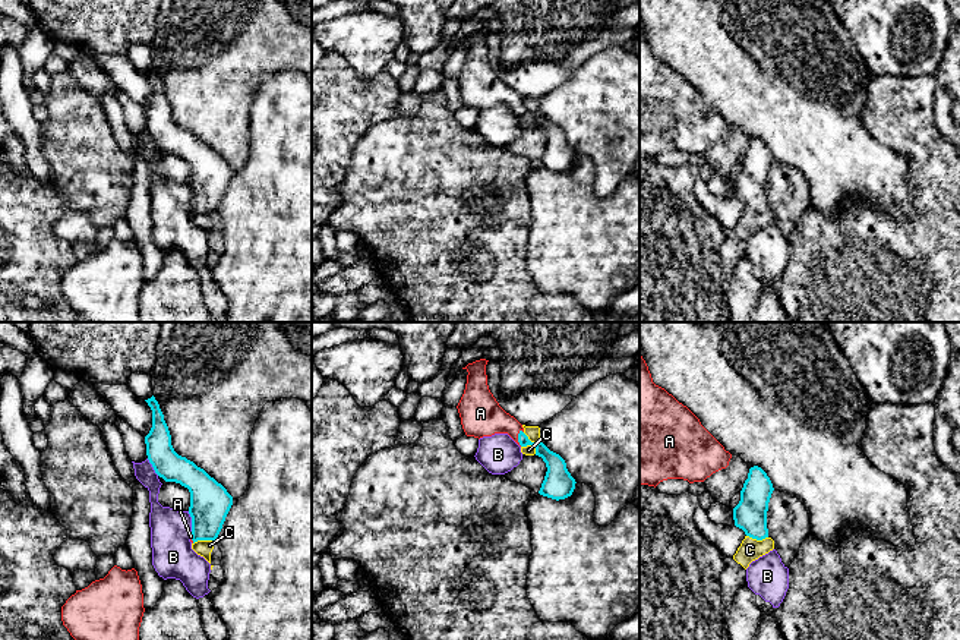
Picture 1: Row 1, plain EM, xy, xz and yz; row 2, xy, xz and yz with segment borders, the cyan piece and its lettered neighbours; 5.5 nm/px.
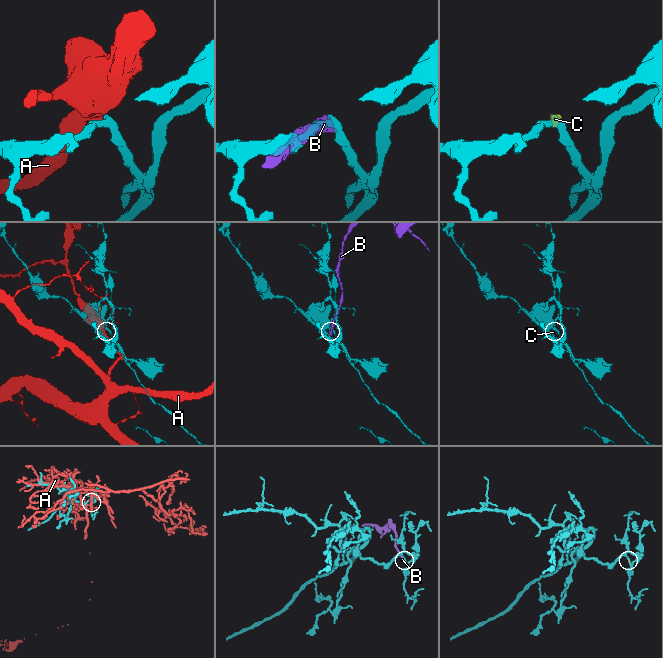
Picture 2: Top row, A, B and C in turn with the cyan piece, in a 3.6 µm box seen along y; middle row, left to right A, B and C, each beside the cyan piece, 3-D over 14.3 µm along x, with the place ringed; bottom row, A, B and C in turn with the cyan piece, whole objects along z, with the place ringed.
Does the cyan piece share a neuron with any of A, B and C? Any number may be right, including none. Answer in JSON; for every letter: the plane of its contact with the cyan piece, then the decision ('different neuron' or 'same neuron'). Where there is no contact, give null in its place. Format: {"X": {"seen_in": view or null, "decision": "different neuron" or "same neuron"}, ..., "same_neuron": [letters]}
{"A": {"seen_in": "xz", "decision": "different neuron"}, "B": {"seen_in": "xy", "decision": "different neuron"}, "C": {"seen_in": "yz", "decision": "different neuron"}, "same_neuron": []}

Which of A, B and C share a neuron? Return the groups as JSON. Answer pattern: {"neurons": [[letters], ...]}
{"neurons": [["A"], ["B"], ["C"]]}

